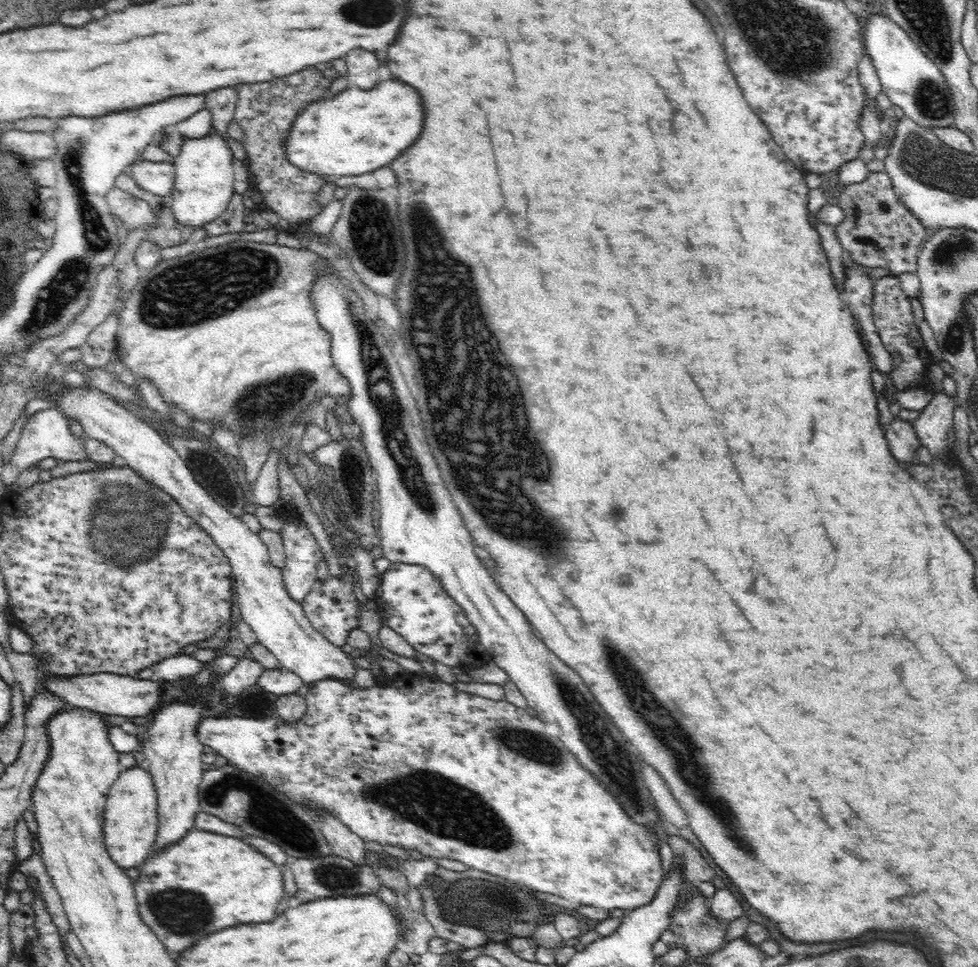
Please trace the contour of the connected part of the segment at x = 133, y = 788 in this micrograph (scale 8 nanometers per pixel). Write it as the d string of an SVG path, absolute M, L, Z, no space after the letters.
M138 766L131 769L123 768L120 776L110 786L104 806L104 845L118 867L136 868L150 856L150 850L157 836L156 814L158 807L156 807L150 774L147 774L146 769Z

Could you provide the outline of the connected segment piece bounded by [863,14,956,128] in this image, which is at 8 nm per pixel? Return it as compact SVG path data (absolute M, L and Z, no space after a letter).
M866 16L864 22L864 53L875 66L882 91L915 123L923 127L954 127L955 104L950 88L938 65L916 46L910 35L886 16Z

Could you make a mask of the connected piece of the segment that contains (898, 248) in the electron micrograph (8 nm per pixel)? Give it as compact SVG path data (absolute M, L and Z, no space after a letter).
M885 170L869 171L866 180L842 187L837 204L845 218L836 226L836 233L852 260L871 269L885 268L891 276L914 272L918 250L926 240L926 227L902 204Z

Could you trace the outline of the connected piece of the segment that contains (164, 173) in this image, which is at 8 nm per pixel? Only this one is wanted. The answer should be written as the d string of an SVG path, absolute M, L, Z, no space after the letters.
M140 160L128 168L136 184L154 196L170 196L174 188L174 165L169 162Z

